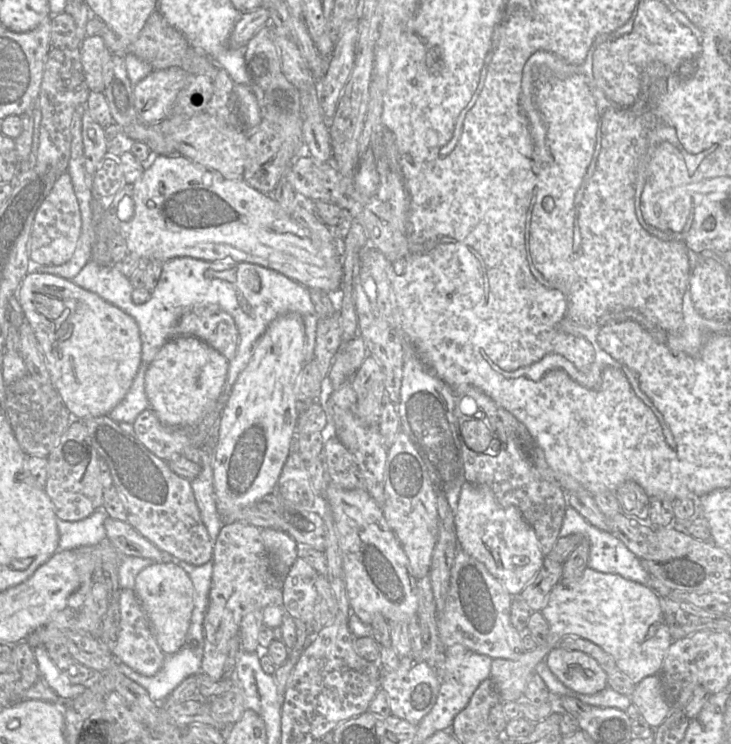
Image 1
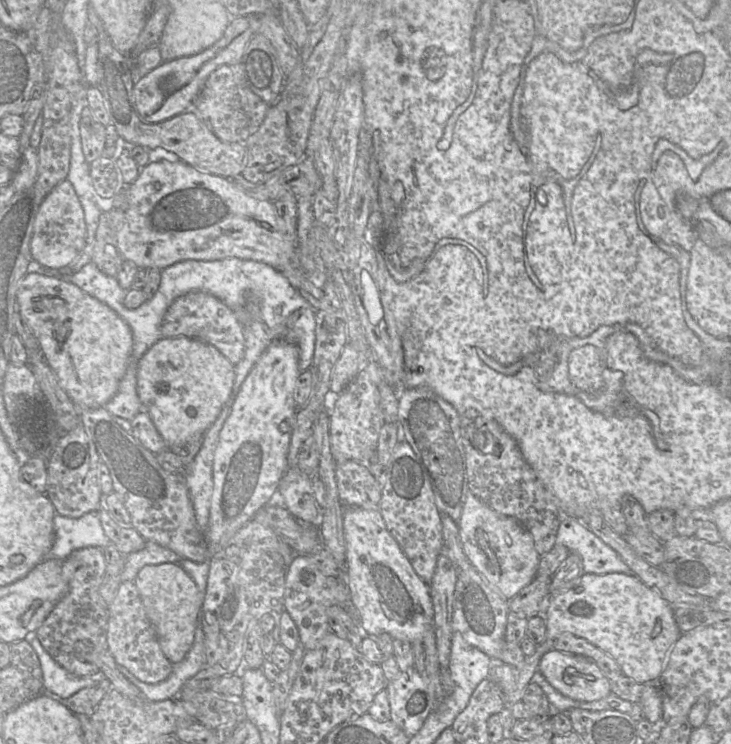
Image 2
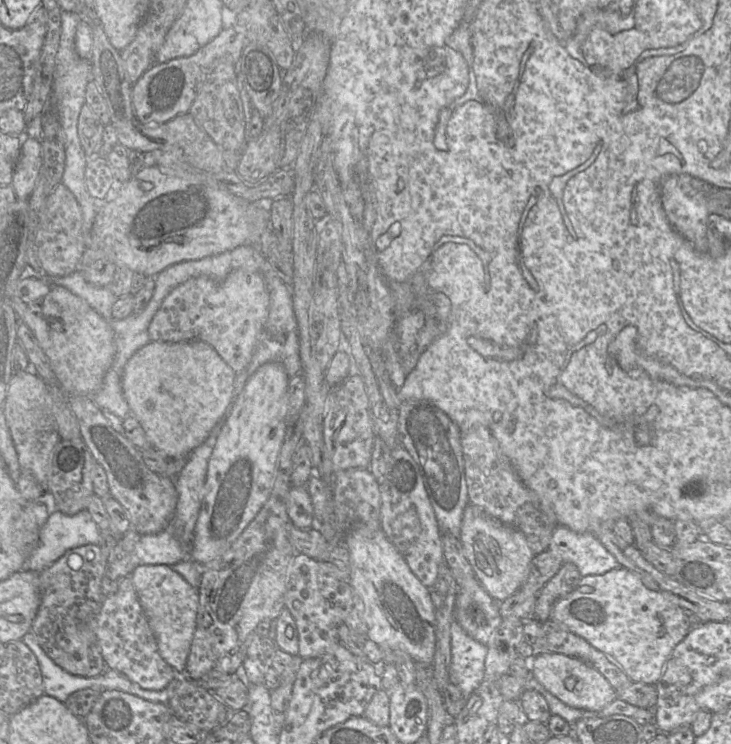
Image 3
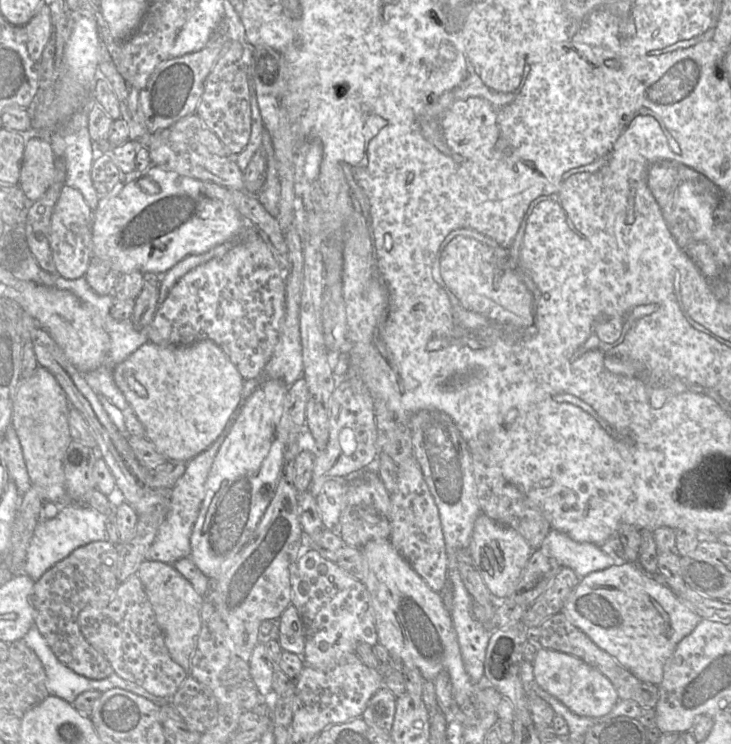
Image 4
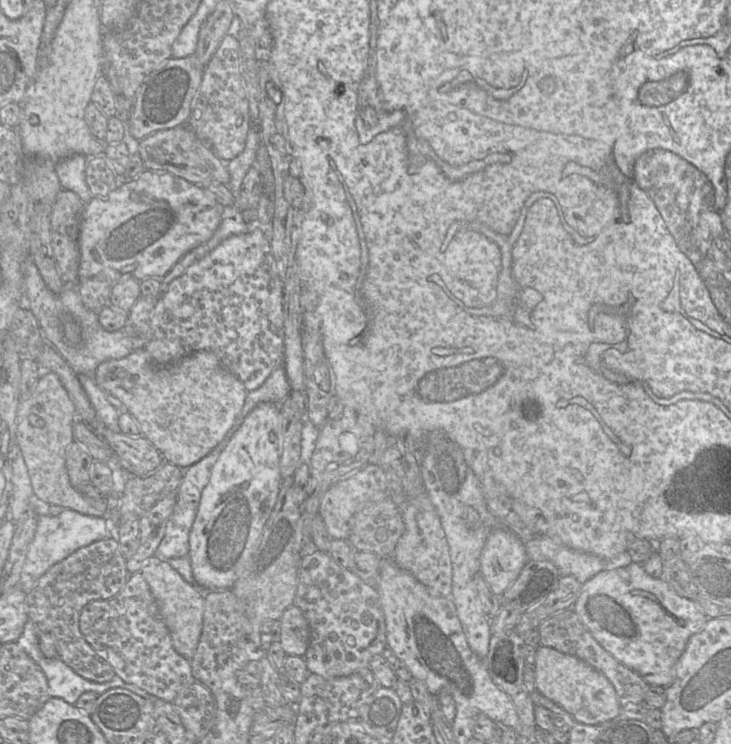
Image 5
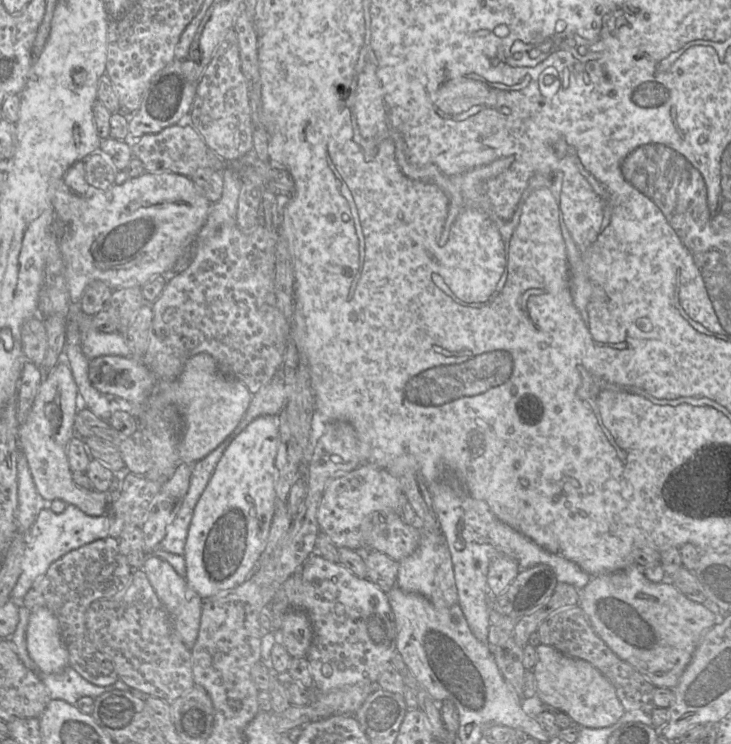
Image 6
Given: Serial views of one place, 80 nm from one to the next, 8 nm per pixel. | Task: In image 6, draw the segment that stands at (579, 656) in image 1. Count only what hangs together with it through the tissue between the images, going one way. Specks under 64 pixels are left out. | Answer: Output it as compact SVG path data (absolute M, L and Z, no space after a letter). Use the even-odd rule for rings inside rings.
M542 643L536 647L536 655L533 673L536 695L542 704L566 713L577 726L588 728L612 726L625 713L614 686L589 662L567 656Z

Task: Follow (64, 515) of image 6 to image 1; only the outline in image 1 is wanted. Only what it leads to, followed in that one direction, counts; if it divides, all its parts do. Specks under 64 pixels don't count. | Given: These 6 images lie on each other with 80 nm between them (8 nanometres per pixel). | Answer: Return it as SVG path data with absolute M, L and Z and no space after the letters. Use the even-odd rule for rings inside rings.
M96 510L80 521L64 521L57 518L59 532L58 550L73 550L83 546L95 546L106 541L104 521L107 515Z

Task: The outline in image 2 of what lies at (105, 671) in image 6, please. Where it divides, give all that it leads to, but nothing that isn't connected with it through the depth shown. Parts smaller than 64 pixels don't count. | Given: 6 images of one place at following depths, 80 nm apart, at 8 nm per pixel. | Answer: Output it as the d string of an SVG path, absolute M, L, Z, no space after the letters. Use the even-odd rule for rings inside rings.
M87 547L73 551L62 561L62 575L67 582L68 591L36 631L36 637L51 658L76 677L89 677L100 672L95 664L76 658L74 647L78 641L89 641L95 651L108 651L106 632L109 605L99 593L105 570L102 549Z

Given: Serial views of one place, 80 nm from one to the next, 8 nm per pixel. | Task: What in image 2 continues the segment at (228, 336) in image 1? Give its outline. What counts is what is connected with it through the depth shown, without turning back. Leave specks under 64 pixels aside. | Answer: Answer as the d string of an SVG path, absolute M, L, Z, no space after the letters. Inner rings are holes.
M204 291L189 292L169 306L161 323L161 335L165 338L186 336L202 340L213 346L233 366L241 360L245 347L243 329L234 312Z

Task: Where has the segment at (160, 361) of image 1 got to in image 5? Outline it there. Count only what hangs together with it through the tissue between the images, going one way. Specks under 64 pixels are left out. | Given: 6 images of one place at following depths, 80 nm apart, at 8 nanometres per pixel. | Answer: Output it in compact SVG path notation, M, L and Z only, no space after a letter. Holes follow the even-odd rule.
M133 350L121 359L102 362L93 374L97 386L117 397L123 409L137 422L144 436L161 454L164 462L186 469L209 454L226 436L240 414L247 395L243 383L208 350L195 351L172 366L157 367L146 350Z

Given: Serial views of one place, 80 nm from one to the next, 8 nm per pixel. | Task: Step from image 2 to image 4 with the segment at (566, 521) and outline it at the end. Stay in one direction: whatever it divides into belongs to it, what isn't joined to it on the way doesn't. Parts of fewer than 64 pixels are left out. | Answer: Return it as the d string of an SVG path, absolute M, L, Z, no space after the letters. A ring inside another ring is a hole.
M552 529L539 548L561 567L571 568L581 580L592 572L617 565L617 560L602 546L574 541L567 534Z

